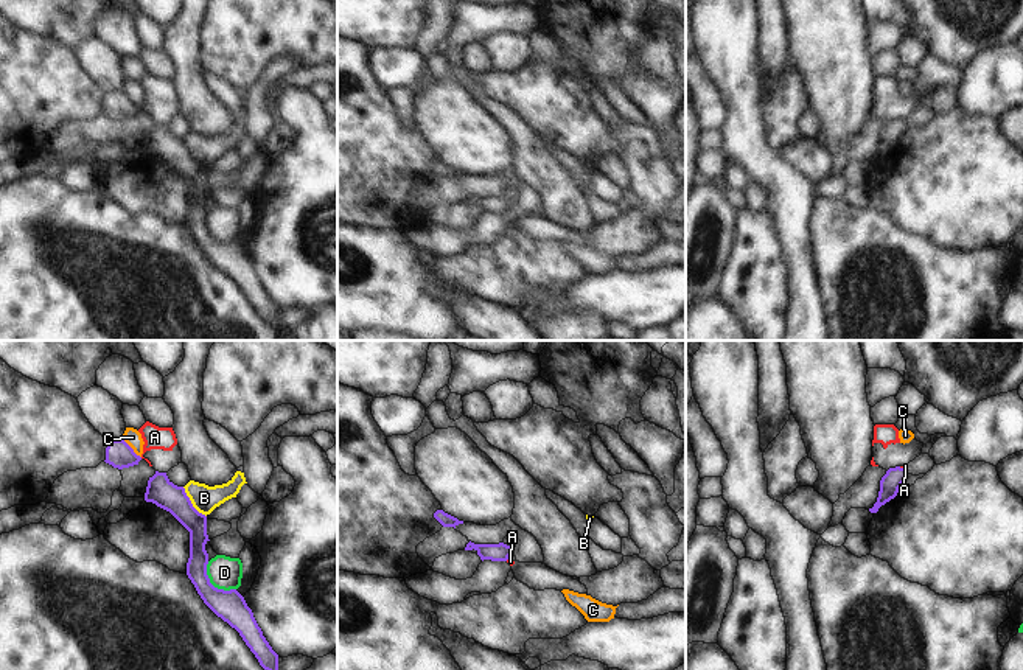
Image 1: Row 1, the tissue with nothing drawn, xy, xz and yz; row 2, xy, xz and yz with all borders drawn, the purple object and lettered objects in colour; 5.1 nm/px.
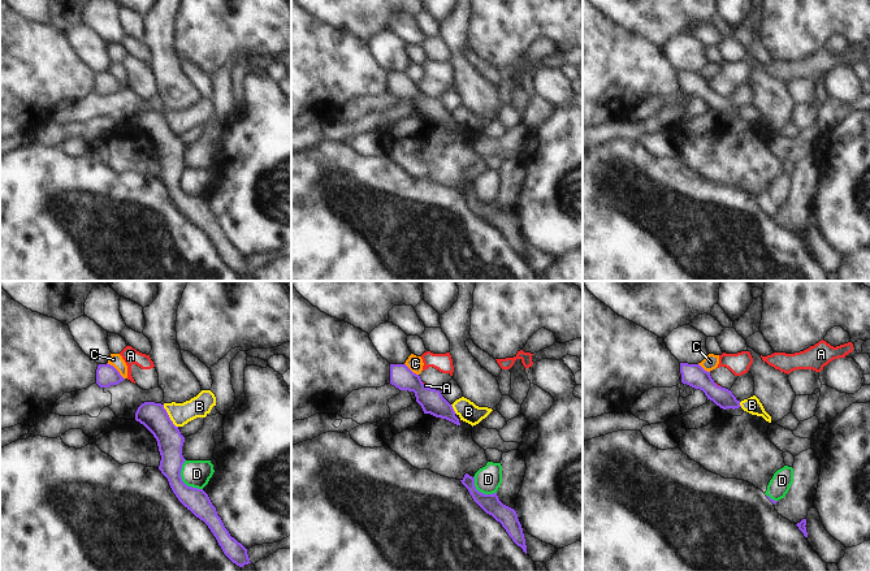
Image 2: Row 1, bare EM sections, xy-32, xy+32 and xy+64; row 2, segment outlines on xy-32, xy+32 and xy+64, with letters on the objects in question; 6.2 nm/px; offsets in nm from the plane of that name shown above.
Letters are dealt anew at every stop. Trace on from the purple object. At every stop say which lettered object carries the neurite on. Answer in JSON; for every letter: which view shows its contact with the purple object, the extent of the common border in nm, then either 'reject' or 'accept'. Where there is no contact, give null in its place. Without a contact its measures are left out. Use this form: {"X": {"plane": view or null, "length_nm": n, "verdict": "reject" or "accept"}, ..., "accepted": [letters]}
{"A": {"plane": "yz", "length_nm": 40, "verdict": "reject"}, "B": {"plane": "xy", "length_nm": 200, "verdict": "reject"}, "C": {"plane": "xy", "length_nm": 140, "verdict": "reject"}, "D": {"plane": "xy", "length_nm": 220, "verdict": "reject"}, "accepted": []}

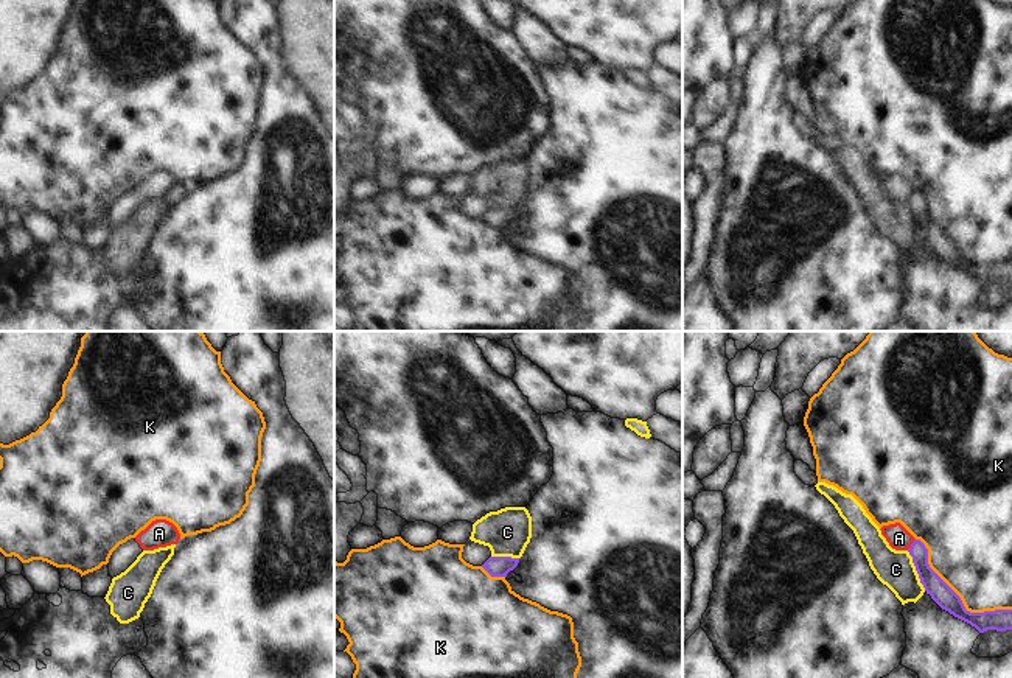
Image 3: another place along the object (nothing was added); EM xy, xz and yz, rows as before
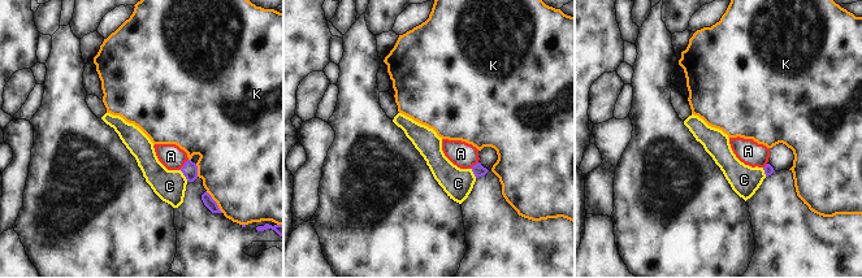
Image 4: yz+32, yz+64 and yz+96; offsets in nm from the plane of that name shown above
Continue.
{"A": {"plane": "yz", "length_nm": 80, "verdict": "reject"}, "C": {"plane": "yz", "length_nm": 220, "verdict": "reject"}, "K": {"plane": "yz", "length_nm": 600, "verdict": "reject"}, "accepted": []}

